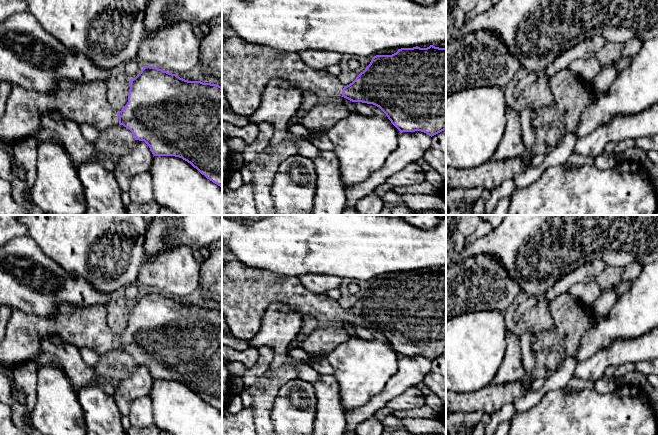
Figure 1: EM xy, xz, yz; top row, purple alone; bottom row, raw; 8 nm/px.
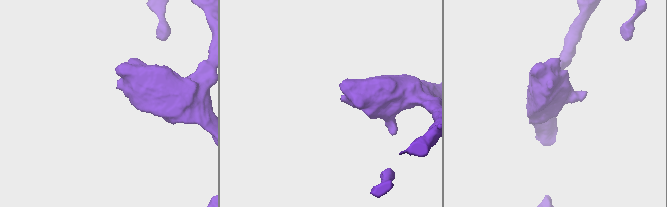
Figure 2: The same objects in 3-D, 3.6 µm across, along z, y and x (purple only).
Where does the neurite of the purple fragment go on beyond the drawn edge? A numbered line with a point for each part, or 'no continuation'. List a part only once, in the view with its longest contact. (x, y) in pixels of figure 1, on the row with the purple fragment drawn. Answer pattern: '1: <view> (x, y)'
1: xy (87, 103)

